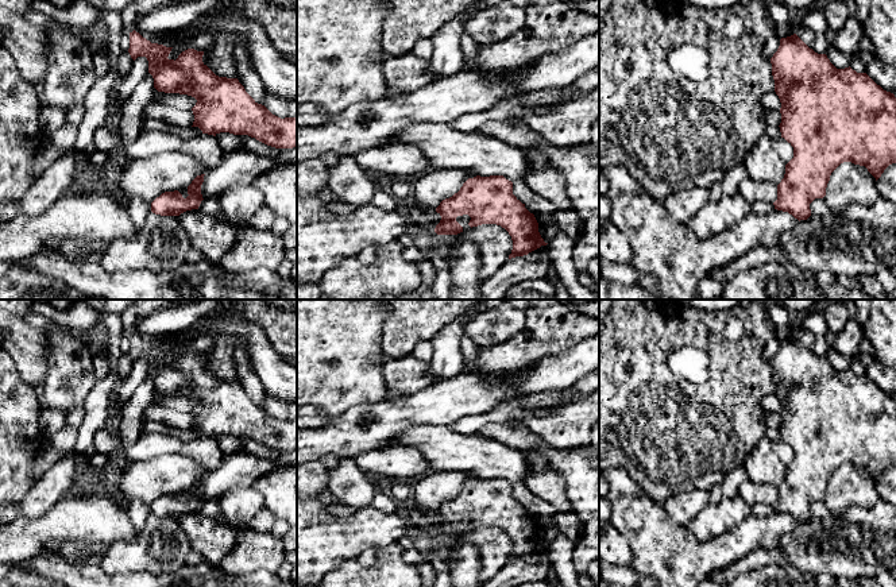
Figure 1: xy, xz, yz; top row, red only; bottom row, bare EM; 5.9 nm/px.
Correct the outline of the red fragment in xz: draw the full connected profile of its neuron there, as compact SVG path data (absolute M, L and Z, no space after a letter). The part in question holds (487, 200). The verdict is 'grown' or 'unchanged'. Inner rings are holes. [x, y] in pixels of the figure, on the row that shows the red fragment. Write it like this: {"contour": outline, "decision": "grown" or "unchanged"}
{"contour": "M503 175L468 178L457 193L440 202L436 212L441 216L435 228L437 235L463 232L456 221L463 215L471 217L471 228L482 224L501 225L513 240L509 259L528 255L548 244L538 232L534 215L513 194L513 182Z", "decision": "unchanged"}

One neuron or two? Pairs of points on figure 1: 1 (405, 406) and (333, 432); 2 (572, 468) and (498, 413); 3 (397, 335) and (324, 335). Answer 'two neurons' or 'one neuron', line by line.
1: one neuron
2: two neurons
3: two neurons

